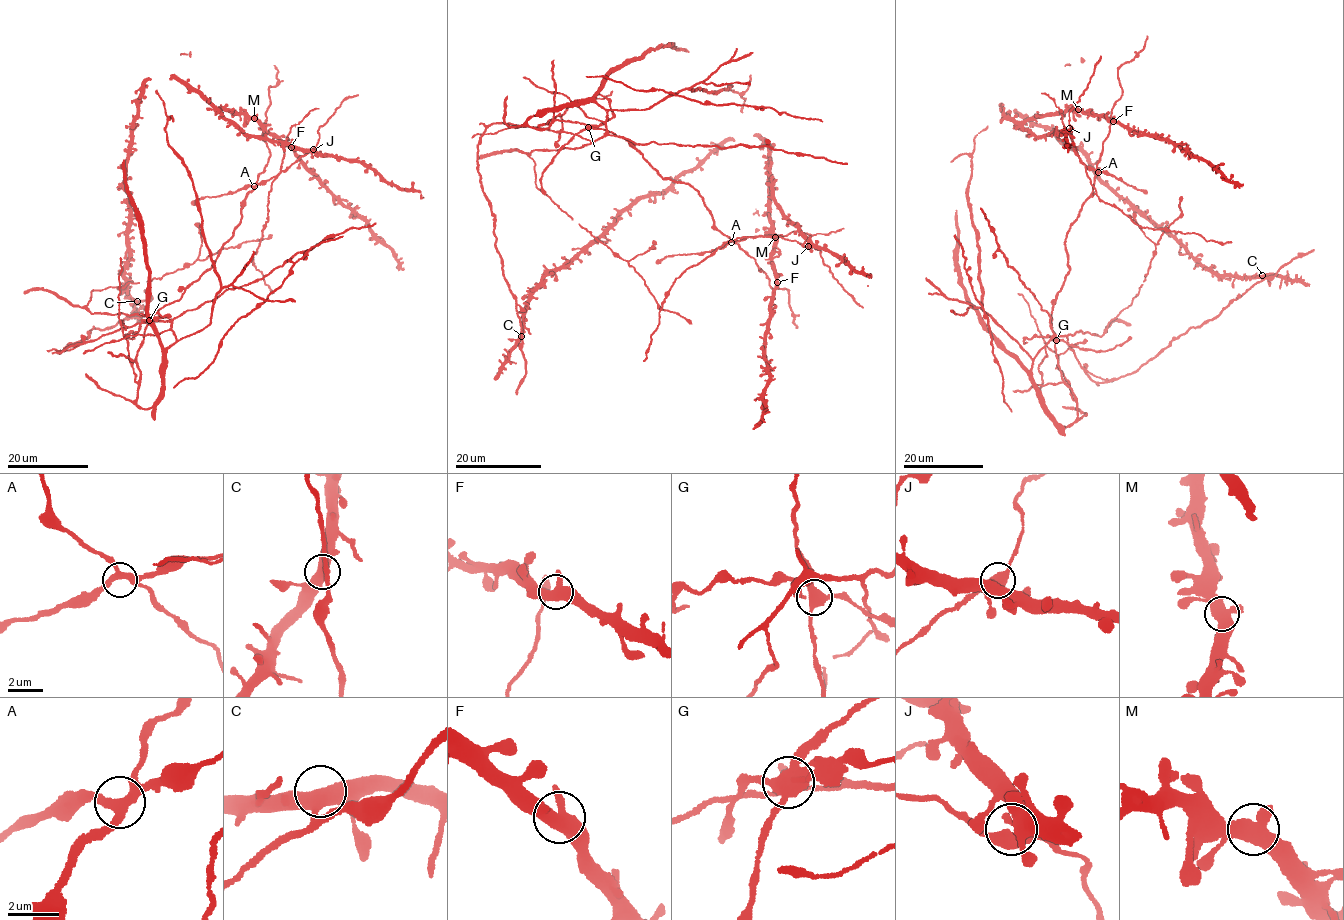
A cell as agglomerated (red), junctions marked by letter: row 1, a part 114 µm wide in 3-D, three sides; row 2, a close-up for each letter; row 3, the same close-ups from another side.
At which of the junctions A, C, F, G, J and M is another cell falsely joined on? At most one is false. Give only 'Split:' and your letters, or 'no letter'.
Split: G

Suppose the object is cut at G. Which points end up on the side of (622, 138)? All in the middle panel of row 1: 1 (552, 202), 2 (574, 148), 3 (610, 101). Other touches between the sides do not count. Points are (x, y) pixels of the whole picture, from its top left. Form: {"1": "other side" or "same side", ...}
{"1": "same side", "2": "same side", "3": "other side"}

